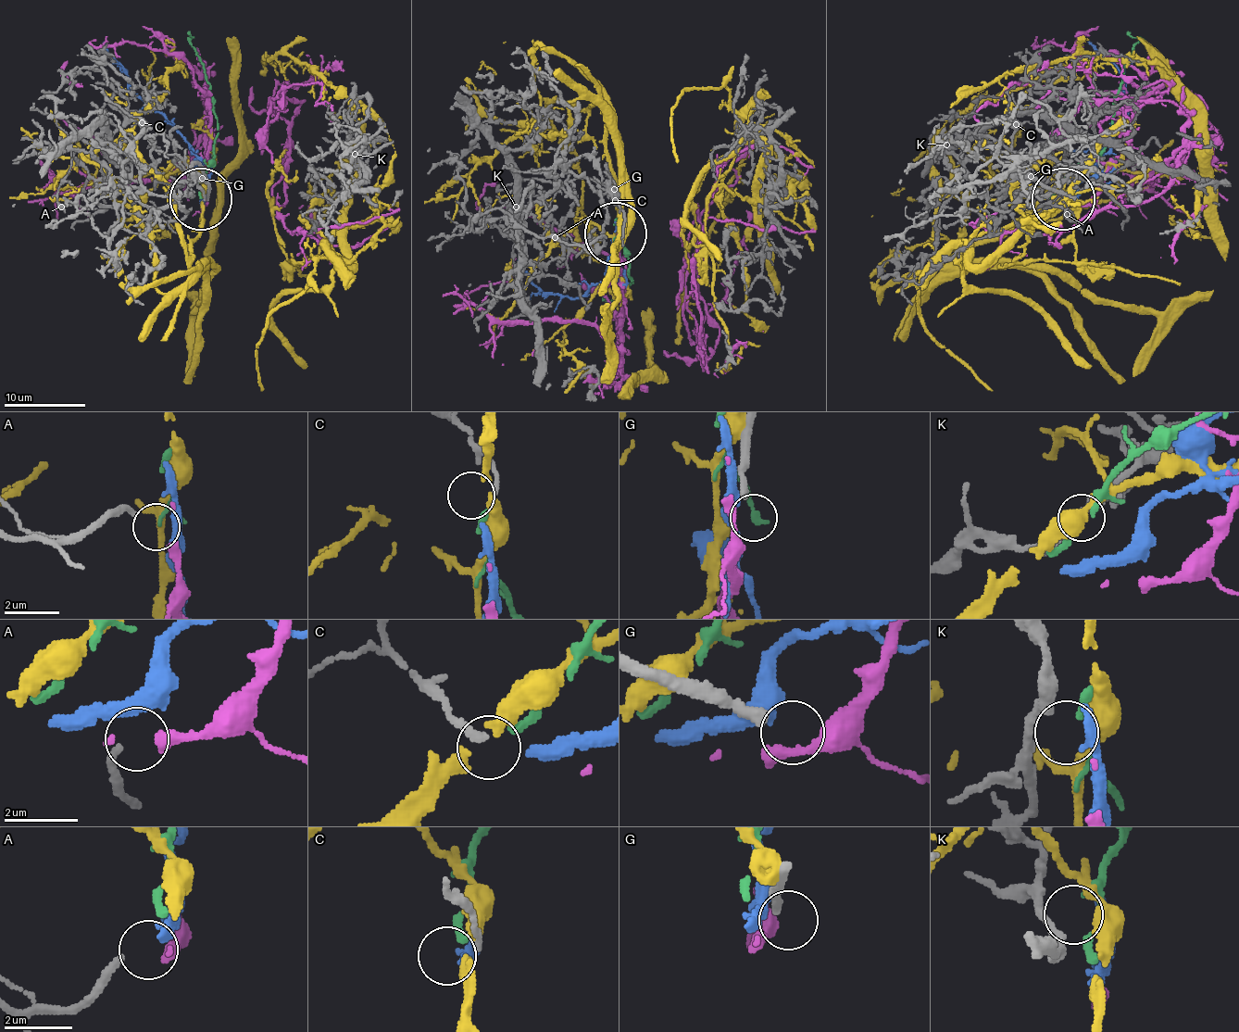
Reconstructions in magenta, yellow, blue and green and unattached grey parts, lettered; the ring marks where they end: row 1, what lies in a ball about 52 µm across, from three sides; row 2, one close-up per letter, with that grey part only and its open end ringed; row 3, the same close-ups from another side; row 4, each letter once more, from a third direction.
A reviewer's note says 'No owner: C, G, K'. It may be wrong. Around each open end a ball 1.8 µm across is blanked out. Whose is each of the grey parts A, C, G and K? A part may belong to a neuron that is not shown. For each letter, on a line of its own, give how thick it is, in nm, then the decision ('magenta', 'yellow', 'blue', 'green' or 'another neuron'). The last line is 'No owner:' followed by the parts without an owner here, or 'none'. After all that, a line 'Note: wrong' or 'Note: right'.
A: 200 nm | magenta
C: 190 nm | another neuron
G: 300 nm | another neuron
K: 320 nm | another neuron
No owner: C, G, K
Note: right

